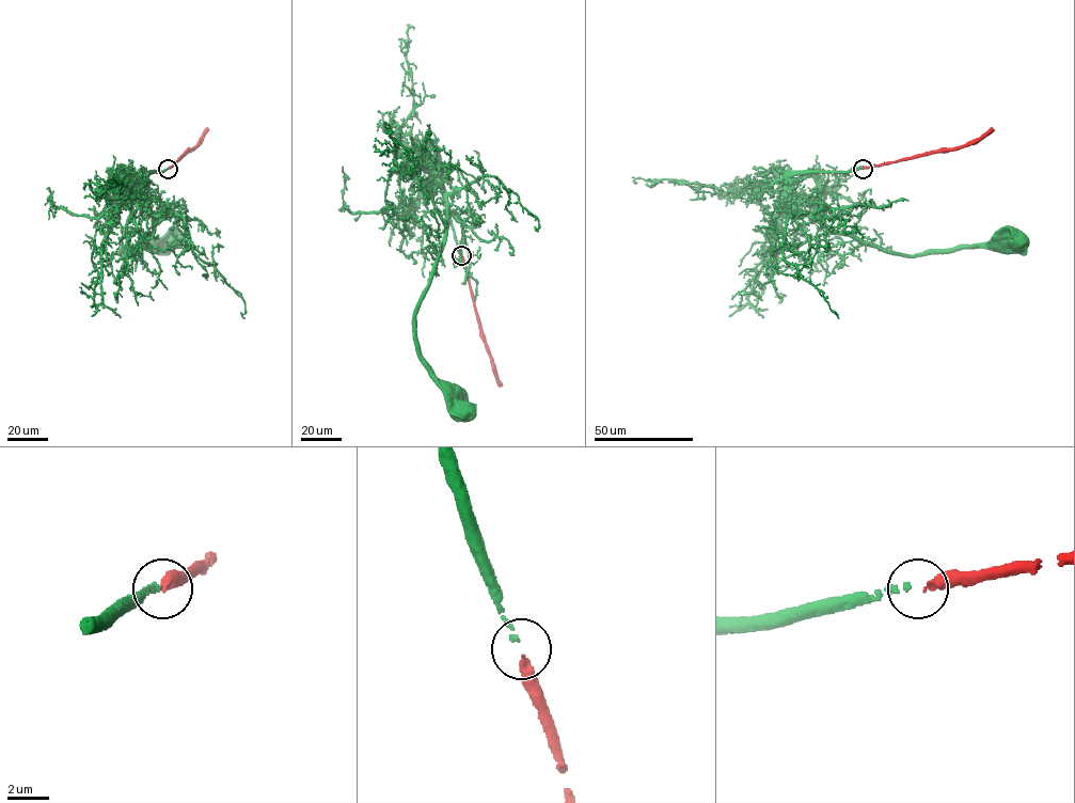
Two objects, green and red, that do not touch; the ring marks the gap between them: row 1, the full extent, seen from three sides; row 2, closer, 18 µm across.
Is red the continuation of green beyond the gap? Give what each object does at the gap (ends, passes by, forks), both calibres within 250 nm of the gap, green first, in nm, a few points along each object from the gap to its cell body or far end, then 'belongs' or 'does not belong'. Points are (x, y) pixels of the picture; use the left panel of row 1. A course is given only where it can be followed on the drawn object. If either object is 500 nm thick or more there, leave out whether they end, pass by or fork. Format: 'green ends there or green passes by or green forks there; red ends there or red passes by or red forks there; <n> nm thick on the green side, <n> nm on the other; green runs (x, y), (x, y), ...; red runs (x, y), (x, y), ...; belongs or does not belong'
green ends there; red ends there; 200 nm thick on the green side, 380 nm on the other; green runs (168, 169), (143, 180), (152, 231), (133, 253), (122, 254), (127, 248), (159, 248), (171, 240); red runs (168, 169), (199, 142), (206, 129); belongs

